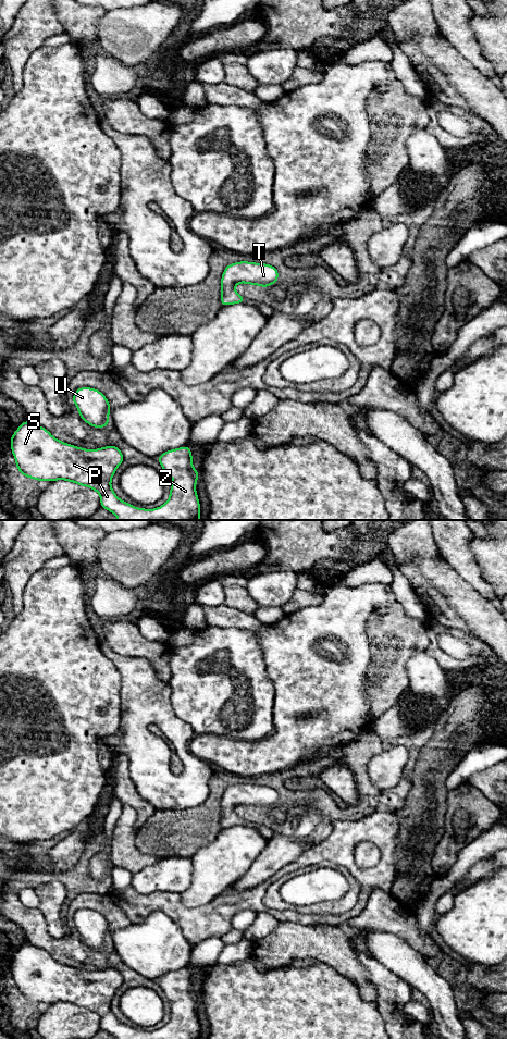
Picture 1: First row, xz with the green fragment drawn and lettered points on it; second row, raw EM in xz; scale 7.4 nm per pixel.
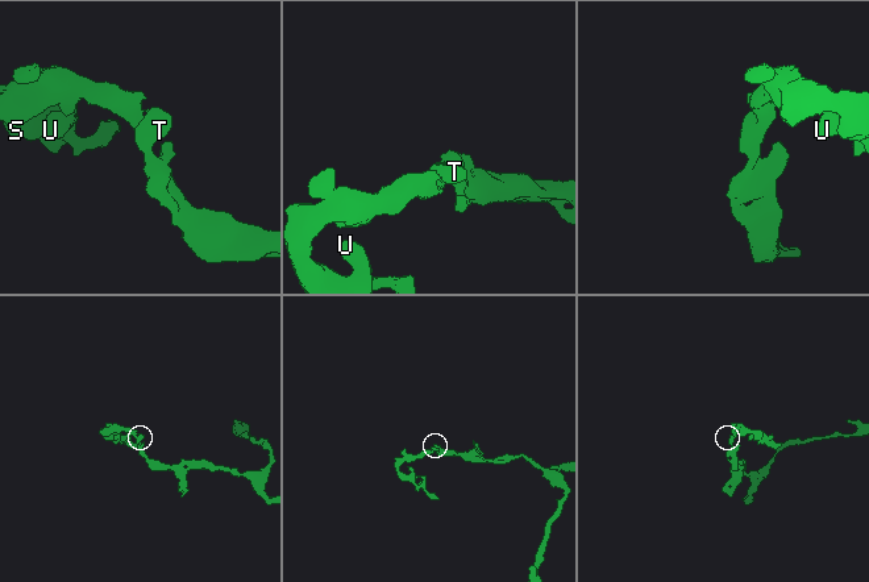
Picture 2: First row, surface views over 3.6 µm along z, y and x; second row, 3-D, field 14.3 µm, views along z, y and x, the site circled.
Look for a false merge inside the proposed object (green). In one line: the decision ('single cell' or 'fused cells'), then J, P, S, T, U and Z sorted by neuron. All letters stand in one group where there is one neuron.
single cell; J P S T U Z

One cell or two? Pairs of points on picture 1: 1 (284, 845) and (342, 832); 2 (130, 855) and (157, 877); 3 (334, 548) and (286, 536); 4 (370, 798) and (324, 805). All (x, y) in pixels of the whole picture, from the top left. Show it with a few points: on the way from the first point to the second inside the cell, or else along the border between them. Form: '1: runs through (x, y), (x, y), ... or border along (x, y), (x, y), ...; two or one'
1: border along (309, 848), (288, 864); two
2: border along (159, 858), (133, 874); two
3: runs through (322, 547), (307, 546), (298, 543); one
4: runs through (359, 808), (356, 812), (335, 812); one

